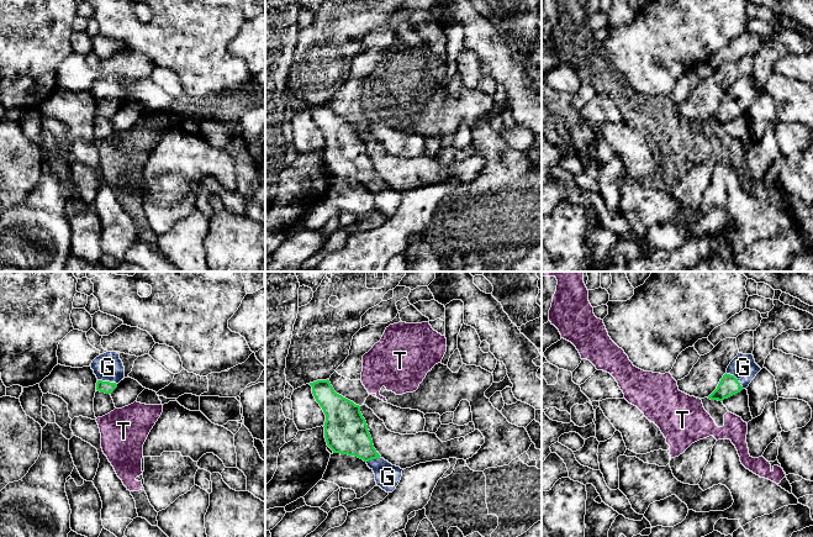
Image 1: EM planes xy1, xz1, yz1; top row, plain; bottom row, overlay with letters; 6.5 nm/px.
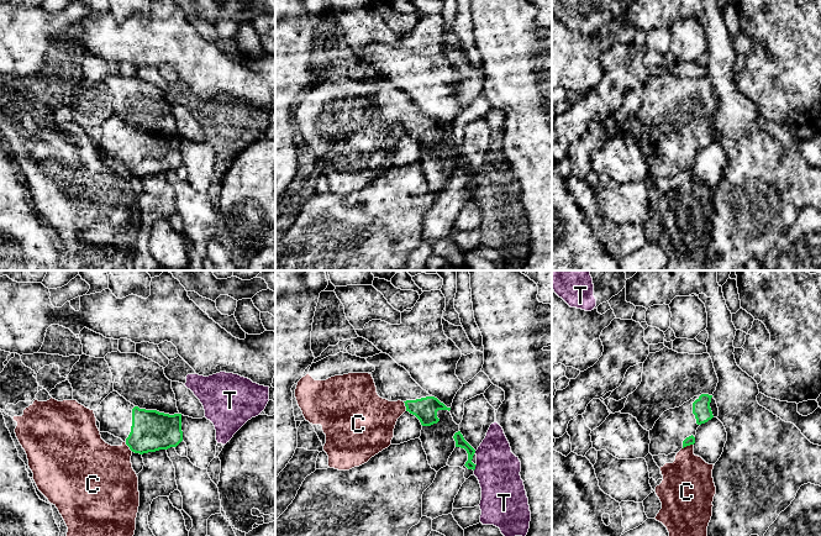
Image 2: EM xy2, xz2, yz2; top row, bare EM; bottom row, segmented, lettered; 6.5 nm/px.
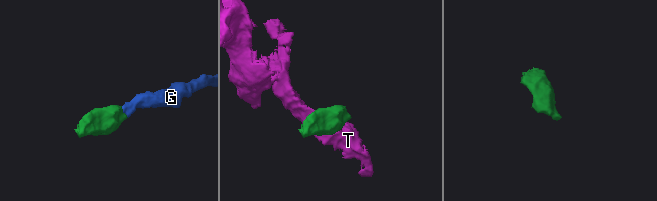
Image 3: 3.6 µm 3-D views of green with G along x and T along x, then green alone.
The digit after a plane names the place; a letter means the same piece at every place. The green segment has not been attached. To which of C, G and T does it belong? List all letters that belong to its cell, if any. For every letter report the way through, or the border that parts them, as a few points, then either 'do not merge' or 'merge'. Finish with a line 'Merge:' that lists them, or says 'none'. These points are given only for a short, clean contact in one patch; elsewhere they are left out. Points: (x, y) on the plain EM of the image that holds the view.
C: along yz2 (693, 167), (683, 172) | do not merge
G: across yz1 (728, 109), (735, 101), (743, 90) | merge
T: along xz2 (477, 188), (473, 193) | do not merge
Merge: G

